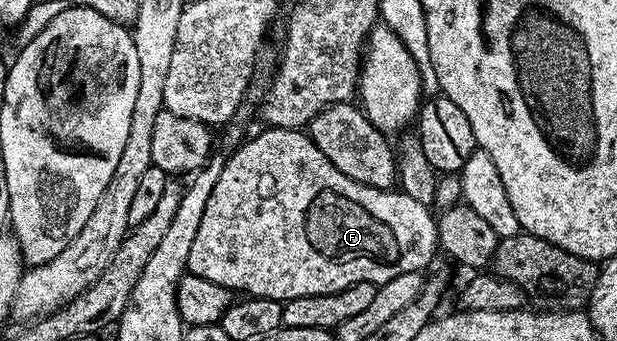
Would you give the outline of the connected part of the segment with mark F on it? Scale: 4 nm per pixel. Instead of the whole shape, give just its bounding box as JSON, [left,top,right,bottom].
[187,128,438,302]

